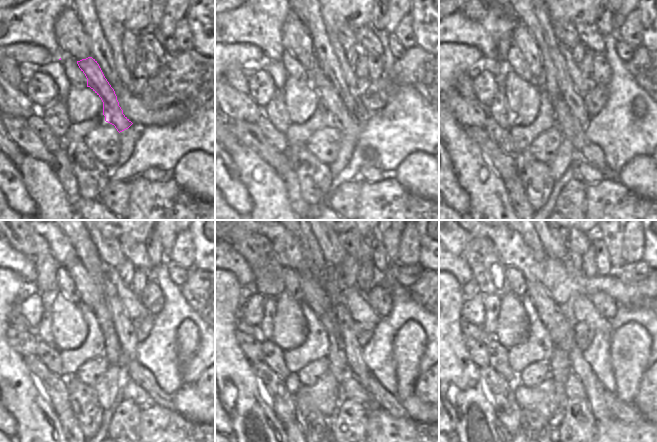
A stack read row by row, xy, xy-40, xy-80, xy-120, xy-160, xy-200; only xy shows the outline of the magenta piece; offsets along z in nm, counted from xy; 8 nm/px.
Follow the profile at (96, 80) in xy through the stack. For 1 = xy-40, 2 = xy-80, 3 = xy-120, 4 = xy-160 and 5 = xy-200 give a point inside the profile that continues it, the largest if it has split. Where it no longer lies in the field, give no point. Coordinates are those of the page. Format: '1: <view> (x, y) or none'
1: xy-40 (340, 118)
2: xy-80 (571, 129)
3: xy-120 (133, 370)
4: xy-160 (385, 400)
5: xy-200 (620, 411)

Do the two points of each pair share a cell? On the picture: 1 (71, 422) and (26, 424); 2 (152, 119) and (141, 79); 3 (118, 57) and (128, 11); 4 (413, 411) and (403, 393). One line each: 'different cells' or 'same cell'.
1: different cells
2: different cells
3: same cell
4: different cells

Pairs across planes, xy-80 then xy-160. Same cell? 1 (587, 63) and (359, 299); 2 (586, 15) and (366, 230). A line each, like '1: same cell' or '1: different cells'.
1: different cells
2: same cell

